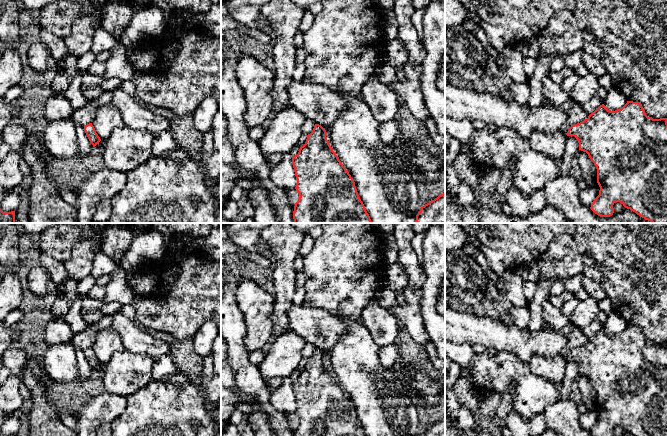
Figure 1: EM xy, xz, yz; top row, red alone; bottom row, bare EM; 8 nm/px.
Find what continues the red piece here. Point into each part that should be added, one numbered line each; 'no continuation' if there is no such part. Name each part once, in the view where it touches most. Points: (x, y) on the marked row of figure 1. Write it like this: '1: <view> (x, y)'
no continuation

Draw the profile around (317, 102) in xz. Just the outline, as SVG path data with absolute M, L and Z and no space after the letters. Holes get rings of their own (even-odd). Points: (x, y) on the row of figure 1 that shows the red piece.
M292 80L288 87L289 104L315 124L328 129L339 112L347 107L347 99L327 86Z

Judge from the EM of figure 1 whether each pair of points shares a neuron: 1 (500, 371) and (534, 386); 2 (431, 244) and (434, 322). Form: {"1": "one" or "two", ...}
{"1": "one", "2": "one"}

